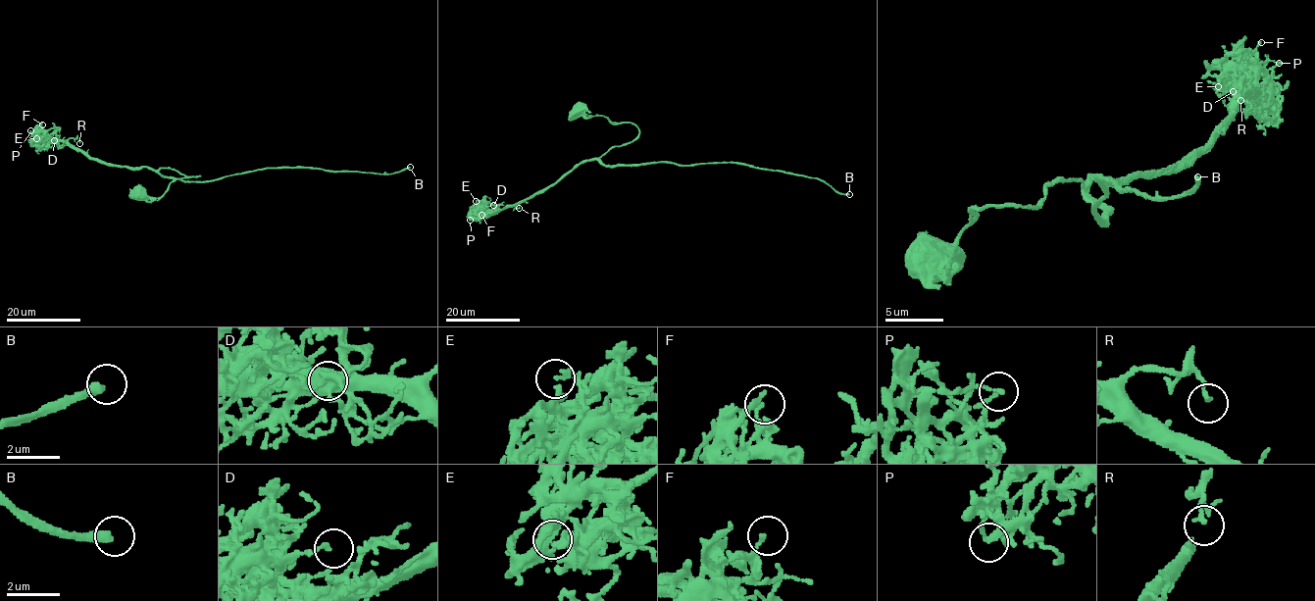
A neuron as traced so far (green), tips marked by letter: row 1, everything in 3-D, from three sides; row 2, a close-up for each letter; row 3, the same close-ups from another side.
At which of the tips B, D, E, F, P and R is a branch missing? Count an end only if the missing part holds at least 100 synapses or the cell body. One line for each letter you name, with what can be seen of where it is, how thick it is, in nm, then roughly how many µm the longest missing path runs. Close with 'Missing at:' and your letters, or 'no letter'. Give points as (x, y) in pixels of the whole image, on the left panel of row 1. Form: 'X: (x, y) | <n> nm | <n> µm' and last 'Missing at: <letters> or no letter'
B: (410, 167) | 340 nm | 30 µm
Missing at: B

